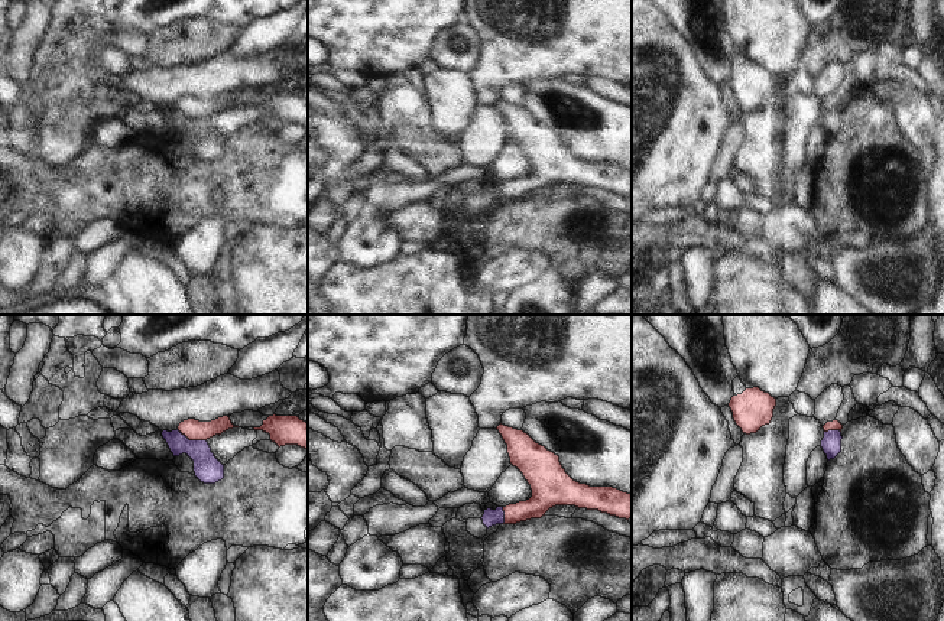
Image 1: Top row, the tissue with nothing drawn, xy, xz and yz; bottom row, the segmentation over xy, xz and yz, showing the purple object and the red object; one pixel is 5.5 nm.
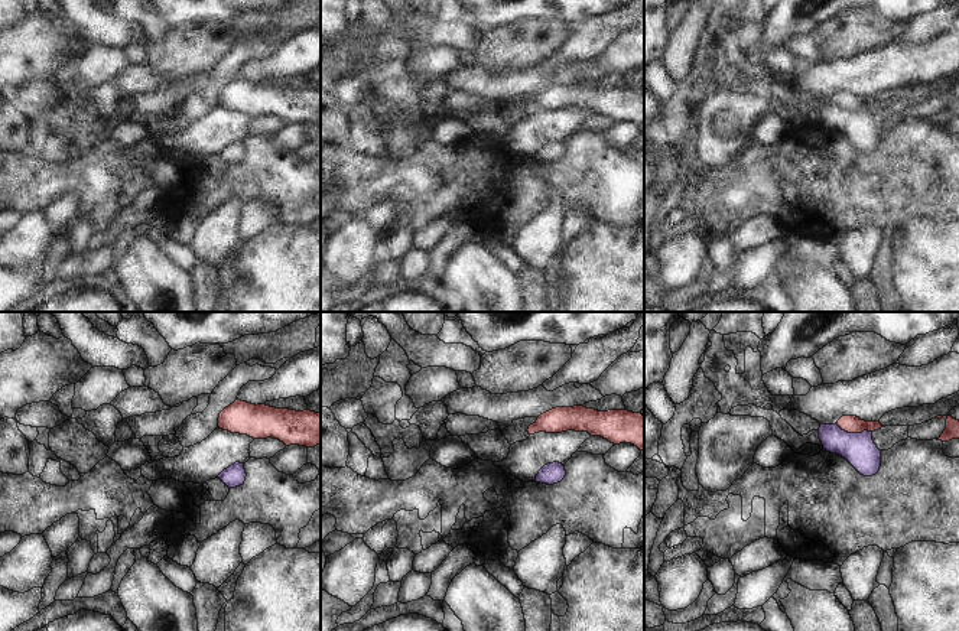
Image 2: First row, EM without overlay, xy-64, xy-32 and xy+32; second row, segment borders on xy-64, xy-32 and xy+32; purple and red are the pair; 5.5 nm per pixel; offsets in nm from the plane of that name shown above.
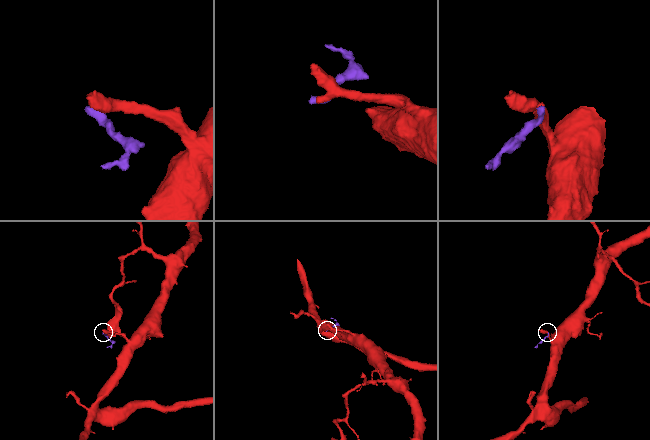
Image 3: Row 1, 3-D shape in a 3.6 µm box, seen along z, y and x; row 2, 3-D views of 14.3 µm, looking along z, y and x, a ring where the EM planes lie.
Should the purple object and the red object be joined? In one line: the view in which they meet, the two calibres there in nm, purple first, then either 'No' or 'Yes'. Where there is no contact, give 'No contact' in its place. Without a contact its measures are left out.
Touches purple in xy. Thickness 160 nm (purple) against 110 nm. No.

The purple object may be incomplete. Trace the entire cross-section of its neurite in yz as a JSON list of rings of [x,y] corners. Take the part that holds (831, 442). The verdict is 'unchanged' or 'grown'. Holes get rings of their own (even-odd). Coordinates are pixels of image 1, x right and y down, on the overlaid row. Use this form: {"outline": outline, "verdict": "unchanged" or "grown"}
{"outline": [[[828,430],[824,432],[824,438],[821,440],[821,448],[827,455],[827,459],[834,459],[841,452],[841,432],[840,430]]], "verdict": "unchanged"}

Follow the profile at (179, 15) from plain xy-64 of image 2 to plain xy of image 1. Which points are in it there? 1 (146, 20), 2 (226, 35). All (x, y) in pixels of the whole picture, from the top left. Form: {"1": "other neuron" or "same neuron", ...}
{"1": "same neuron", "2": "other neuron"}

